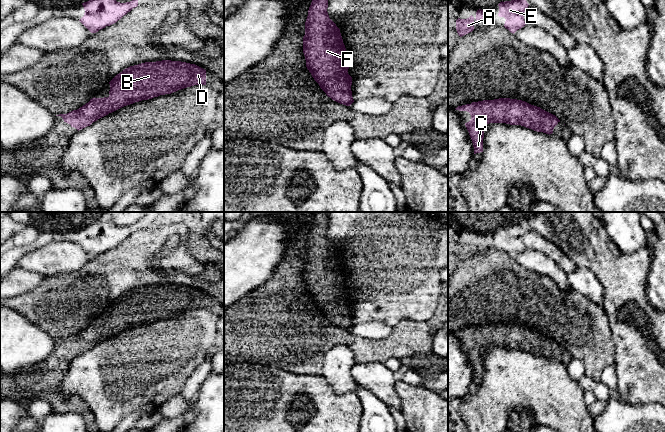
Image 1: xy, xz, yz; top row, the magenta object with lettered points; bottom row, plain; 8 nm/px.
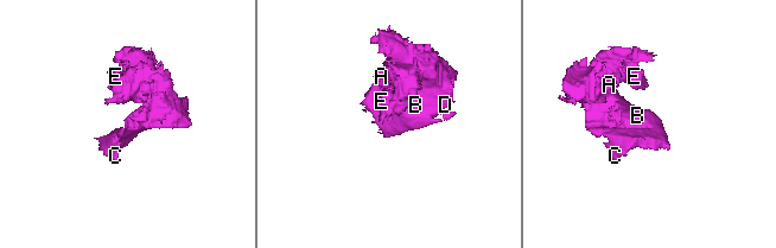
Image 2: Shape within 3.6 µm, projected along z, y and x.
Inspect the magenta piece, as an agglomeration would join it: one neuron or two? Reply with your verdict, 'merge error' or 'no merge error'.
no merge error

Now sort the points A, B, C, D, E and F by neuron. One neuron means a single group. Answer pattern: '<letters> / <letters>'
A B C D E F

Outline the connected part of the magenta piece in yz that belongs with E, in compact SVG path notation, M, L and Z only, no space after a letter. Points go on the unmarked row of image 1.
M524 222L517 224L500 226L499 230L499 241L506 243L504 251L511 257L515 257L526 249L524 245L524 236L528 232L529 228Z

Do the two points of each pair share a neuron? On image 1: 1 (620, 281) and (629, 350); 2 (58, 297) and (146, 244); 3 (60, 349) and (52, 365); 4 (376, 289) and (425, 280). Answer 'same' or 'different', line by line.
1: same
2: same
3: same
4: same

